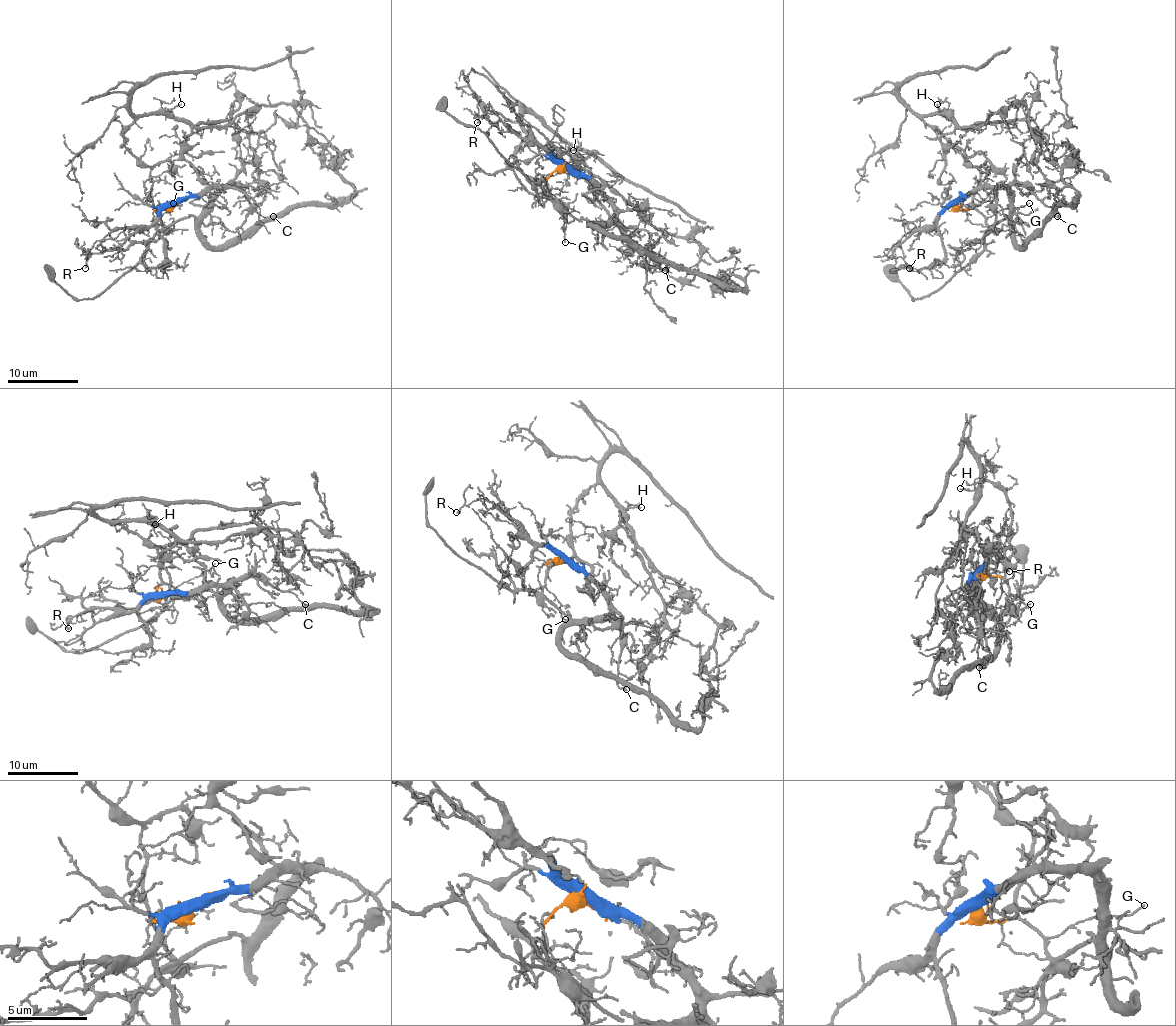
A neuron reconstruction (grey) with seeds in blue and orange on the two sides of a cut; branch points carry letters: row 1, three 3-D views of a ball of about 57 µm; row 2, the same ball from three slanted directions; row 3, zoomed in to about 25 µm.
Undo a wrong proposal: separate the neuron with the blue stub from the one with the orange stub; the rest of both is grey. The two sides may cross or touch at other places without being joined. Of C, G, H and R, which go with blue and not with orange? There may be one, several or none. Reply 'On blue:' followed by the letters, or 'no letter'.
On blue: C, R

